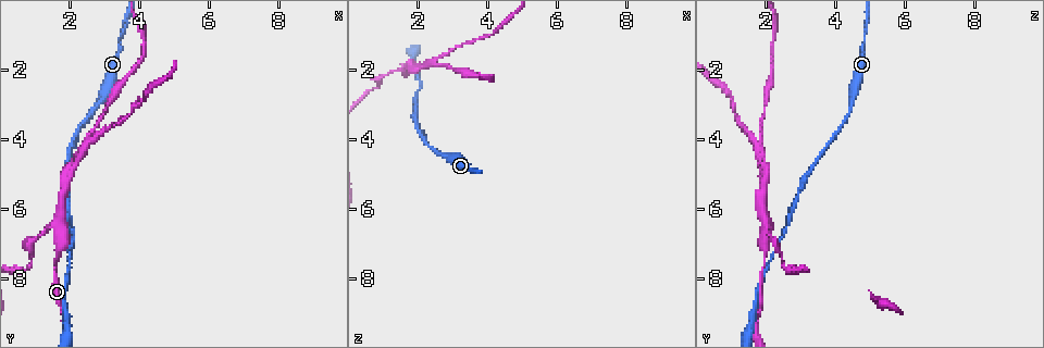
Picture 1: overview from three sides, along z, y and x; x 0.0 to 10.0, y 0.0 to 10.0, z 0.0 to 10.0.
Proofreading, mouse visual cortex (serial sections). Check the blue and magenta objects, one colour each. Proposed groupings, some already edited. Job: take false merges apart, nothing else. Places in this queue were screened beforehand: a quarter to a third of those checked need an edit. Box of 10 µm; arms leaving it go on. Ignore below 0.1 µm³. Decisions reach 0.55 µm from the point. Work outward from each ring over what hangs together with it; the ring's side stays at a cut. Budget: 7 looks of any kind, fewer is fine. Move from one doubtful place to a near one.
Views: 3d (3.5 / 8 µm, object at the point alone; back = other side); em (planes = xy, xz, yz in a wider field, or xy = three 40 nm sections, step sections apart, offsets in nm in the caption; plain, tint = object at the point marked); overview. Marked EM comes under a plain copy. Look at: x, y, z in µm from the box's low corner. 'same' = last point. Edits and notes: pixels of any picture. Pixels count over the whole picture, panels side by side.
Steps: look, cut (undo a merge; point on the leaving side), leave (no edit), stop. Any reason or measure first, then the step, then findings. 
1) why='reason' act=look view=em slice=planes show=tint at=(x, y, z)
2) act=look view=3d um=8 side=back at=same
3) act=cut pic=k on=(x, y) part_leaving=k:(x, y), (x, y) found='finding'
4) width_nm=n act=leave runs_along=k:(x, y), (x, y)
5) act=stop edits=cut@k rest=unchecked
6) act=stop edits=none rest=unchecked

why='branch point' act=look view=3d um=3.5 side=back at=(1.75, 6.70, 2.00)

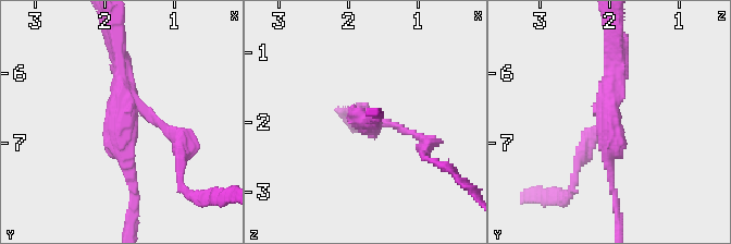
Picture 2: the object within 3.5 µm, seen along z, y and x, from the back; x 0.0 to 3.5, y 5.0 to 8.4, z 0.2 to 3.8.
why='now the EM' act=look view=em slice=xy step=5 show=tint at=(1.75, 6.70, 2.00)

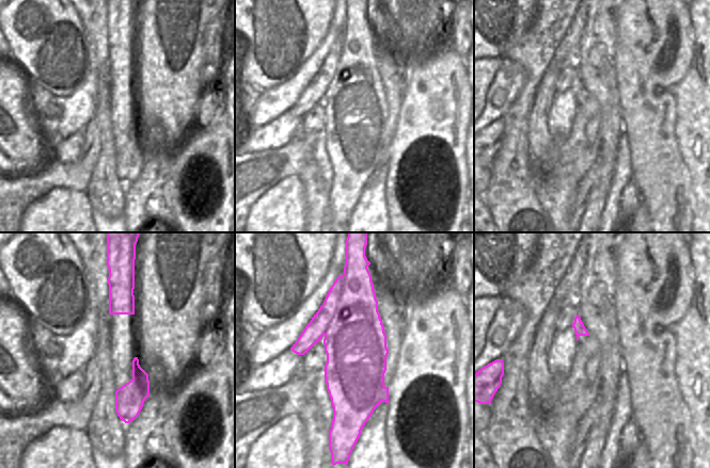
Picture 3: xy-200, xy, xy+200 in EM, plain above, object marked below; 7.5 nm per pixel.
width_nm=480 act=cut pic=2 on=(170, 133) border=3:(342, 275), (342, 295), (324, 334) found='a second cell is stuck on'

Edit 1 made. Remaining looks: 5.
why='redraw' act=look view=overview

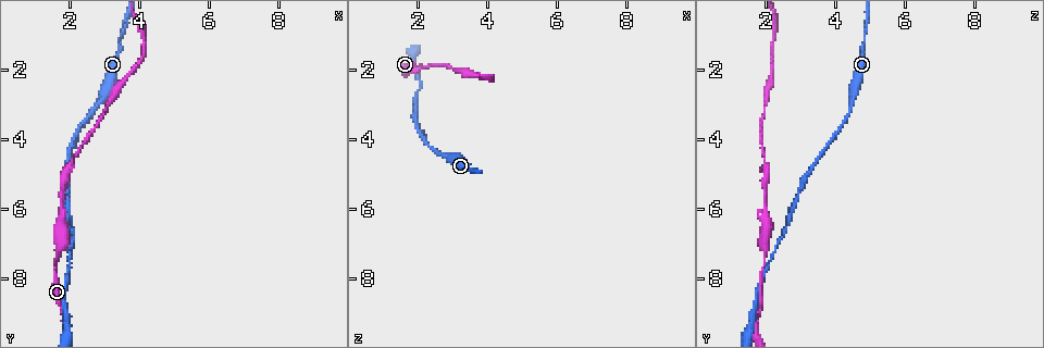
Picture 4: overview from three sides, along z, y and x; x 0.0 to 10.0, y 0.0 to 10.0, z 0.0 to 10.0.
why='thick turns thin' act=look view=3d um=3.5 at=(2.90, 2.75, 4.50)

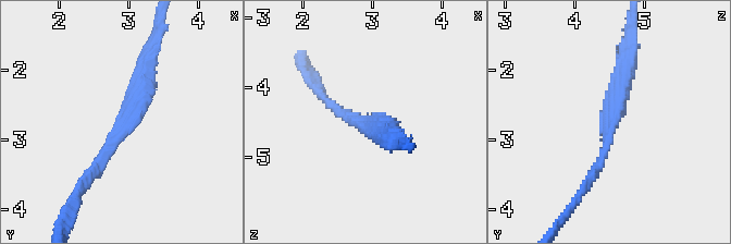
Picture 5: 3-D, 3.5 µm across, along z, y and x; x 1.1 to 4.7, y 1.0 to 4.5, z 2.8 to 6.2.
act=look view=em slice=xy step=3 show=tint at=(2.90, 2.80, 4.55)

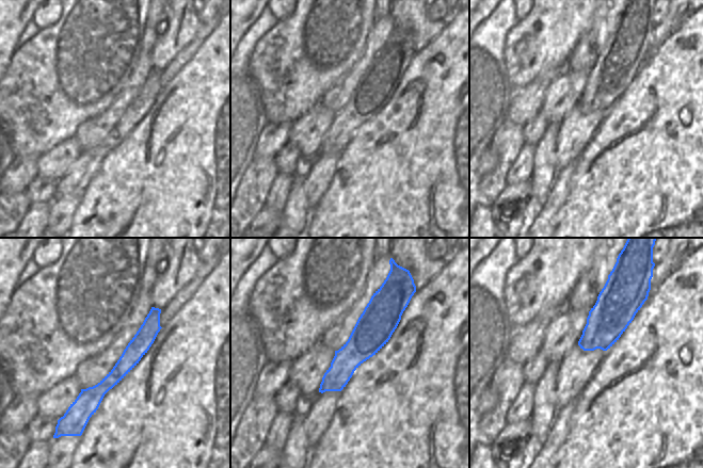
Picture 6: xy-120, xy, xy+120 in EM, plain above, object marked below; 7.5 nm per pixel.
act=leave runs_along=5:(145, 62), (138, 102), (85, 182) found='all the same cell'

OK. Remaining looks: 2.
act=stop edits=cut@2 rest=unchecked

